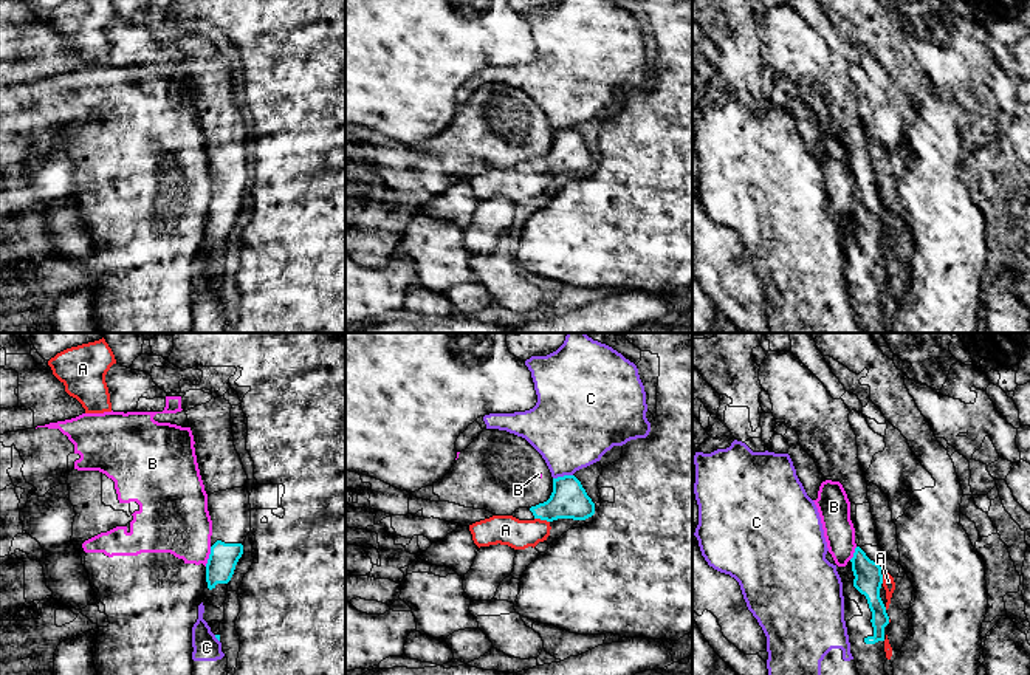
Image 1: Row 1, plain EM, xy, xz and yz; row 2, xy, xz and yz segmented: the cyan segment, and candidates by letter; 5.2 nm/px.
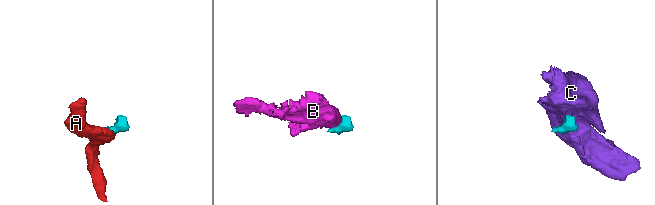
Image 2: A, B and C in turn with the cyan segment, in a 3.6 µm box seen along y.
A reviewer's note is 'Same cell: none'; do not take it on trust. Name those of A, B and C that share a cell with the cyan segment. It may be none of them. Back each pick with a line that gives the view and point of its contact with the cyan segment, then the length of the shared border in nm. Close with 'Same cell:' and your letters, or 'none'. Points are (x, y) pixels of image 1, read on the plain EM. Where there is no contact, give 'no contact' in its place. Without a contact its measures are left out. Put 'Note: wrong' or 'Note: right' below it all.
Same cell: none
Note: right

